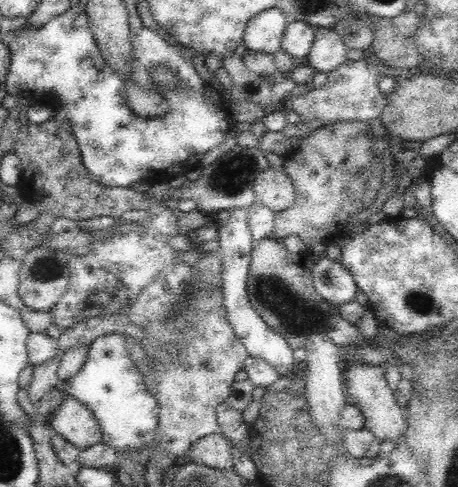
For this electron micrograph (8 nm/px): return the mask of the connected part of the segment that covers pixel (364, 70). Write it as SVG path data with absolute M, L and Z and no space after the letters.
M364 58L347 59L338 68L326 74L327 80L320 88L292 97L292 110L299 114L301 122L306 123L318 118L324 125L354 120L369 123L370 120L379 118L387 101L387 94L382 93L378 87L378 81L383 75L380 66Z

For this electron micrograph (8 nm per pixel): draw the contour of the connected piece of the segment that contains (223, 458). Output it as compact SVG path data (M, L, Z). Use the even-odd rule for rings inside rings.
M216 432L196 440L183 459L218 470L228 470L233 468L232 447L233 444L221 432Z

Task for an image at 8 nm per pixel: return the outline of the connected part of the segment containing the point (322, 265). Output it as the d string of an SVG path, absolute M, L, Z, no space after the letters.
M326 257L311 261L311 278L316 292L324 298L330 305L338 307L342 304L355 300L358 286L352 277L352 274L344 268L340 261L334 262Z

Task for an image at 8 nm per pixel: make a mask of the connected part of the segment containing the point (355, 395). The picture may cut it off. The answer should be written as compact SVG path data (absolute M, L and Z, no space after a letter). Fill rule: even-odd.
M355 359L345 365L346 394L350 402L354 402L364 415L365 428L379 440L396 439L406 428L406 411L396 403L394 391L388 386L385 378L385 365L374 365Z

